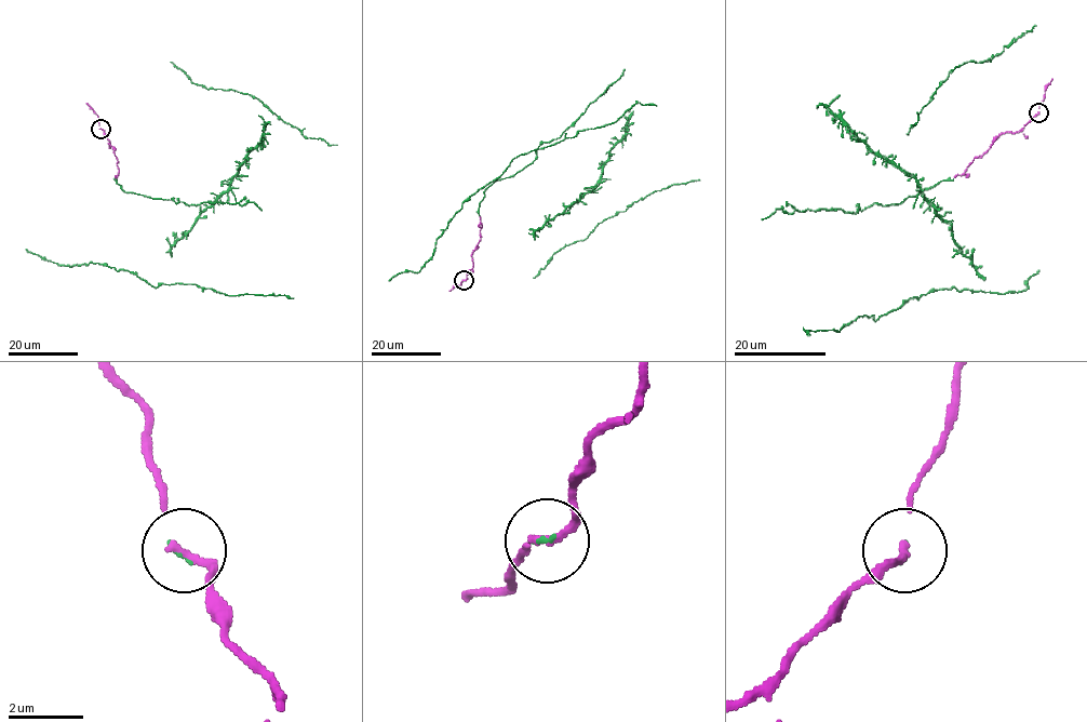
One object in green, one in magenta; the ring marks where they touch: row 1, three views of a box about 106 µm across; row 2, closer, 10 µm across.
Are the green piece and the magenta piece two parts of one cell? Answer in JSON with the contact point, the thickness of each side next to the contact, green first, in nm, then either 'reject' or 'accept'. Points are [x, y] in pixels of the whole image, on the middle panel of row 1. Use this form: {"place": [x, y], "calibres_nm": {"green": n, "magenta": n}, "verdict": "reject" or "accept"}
{"place": [464, 280], "calibres_nm": {"green": 70, "magenta": 160}, "verdict": "accept"}

